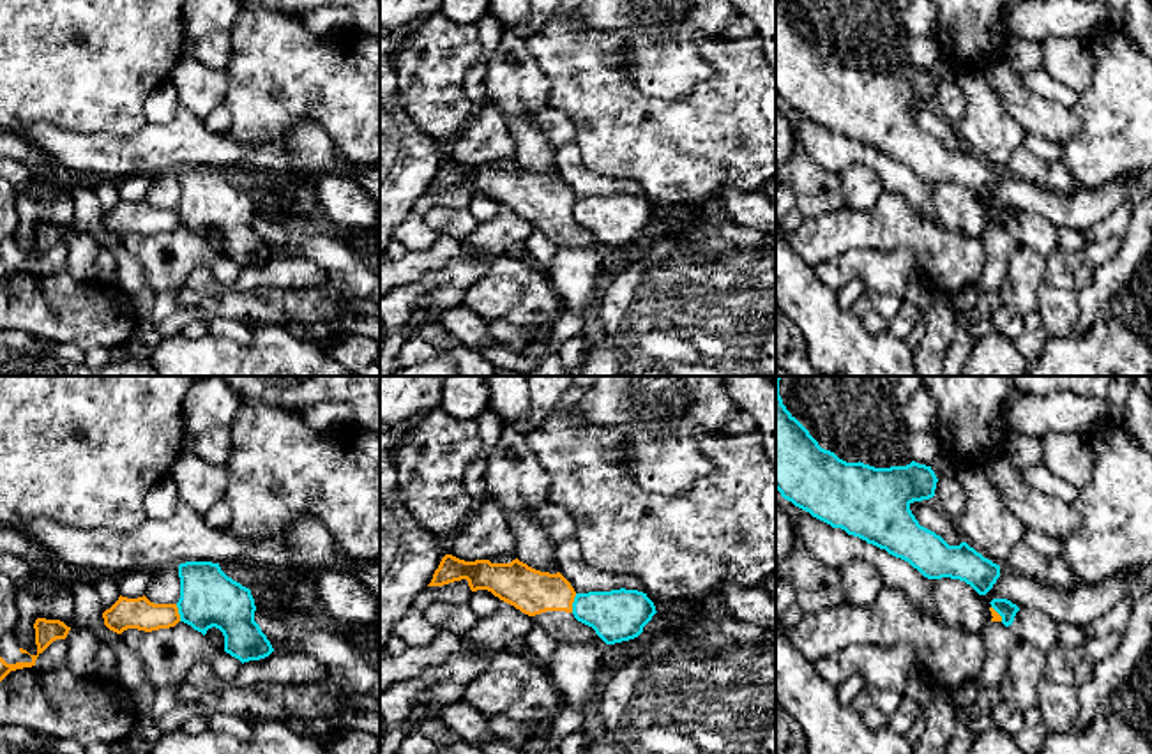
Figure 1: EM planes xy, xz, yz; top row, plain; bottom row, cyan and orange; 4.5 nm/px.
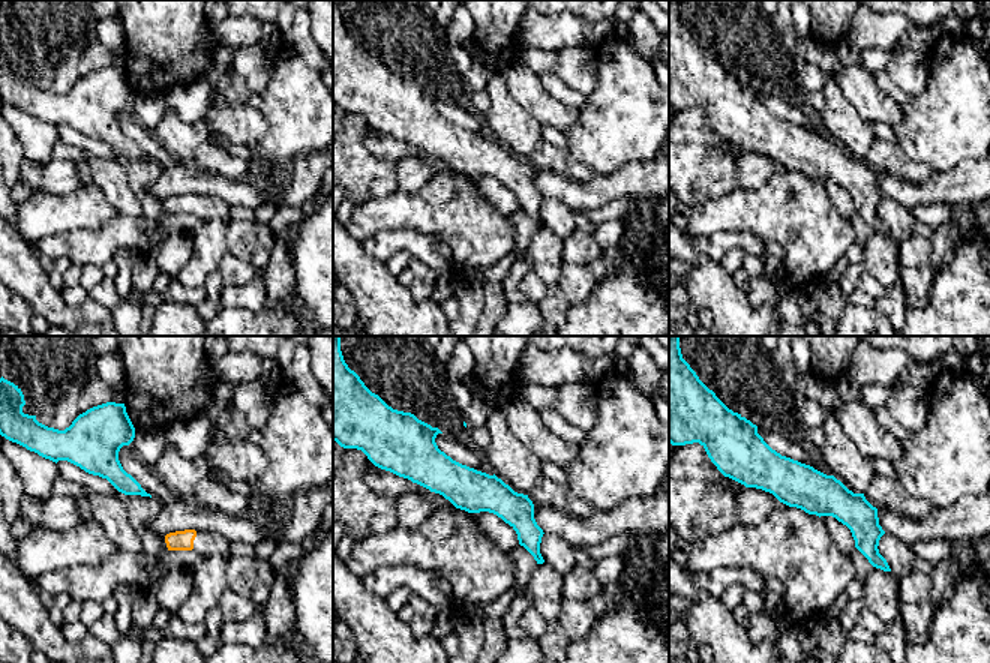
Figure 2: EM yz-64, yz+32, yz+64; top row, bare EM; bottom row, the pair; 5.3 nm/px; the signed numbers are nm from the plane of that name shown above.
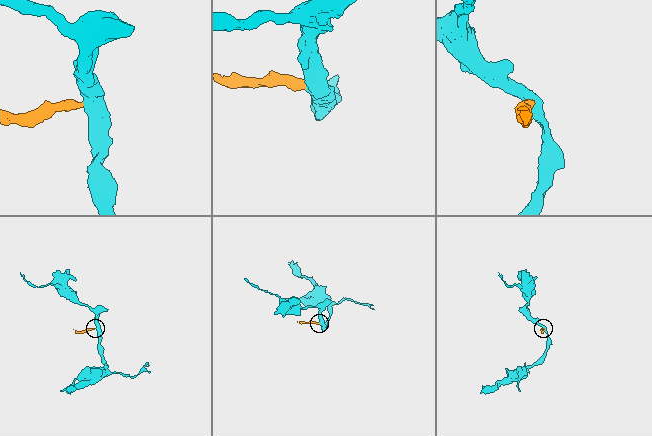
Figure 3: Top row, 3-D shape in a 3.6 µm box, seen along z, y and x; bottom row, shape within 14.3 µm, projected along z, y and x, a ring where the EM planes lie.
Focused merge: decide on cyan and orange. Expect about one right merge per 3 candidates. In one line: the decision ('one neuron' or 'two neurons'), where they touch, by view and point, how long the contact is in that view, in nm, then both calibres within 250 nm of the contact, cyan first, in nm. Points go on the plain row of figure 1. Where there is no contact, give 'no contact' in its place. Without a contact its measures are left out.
two neurons; meets cyan in xz at (573, 207); contact 90 nm long; 240 nm thick on the cyan side, 200 nm on the other

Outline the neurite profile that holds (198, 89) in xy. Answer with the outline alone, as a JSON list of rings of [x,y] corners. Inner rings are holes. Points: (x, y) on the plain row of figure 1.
[[[182,57],[170,76],[177,88],[177,101],[191,113],[205,118],[224,102],[230,74],[226,69],[212,71],[193,57]]]

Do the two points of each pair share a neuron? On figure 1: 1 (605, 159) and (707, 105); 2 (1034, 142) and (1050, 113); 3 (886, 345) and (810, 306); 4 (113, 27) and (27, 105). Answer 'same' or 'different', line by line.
1: same
2: different
3: same
4: same

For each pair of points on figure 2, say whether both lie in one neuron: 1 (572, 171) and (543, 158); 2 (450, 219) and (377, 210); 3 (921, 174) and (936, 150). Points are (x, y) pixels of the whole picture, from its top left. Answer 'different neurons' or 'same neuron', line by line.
1: same neuron
2: same neuron
3: different neurons

